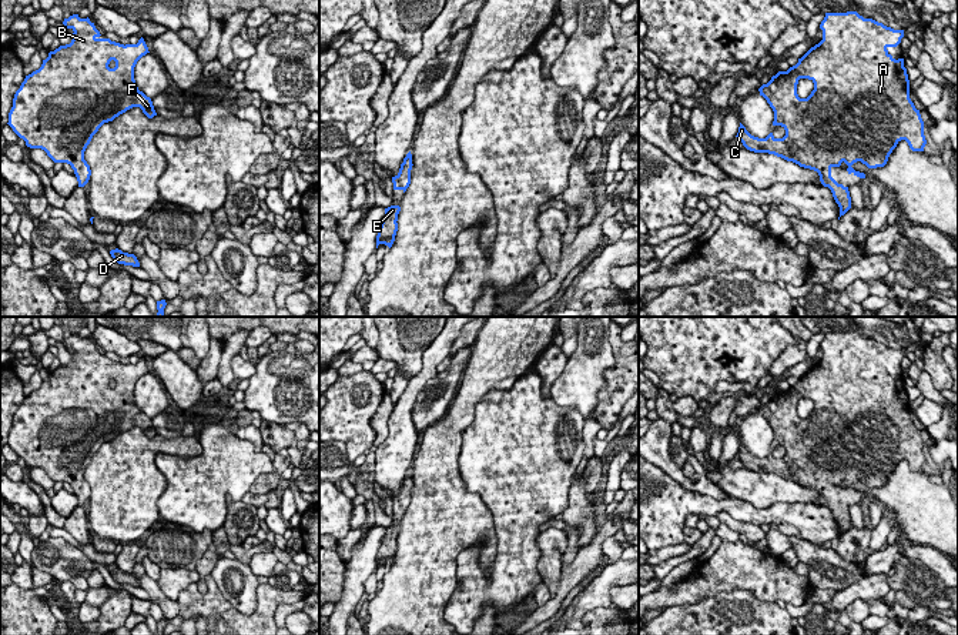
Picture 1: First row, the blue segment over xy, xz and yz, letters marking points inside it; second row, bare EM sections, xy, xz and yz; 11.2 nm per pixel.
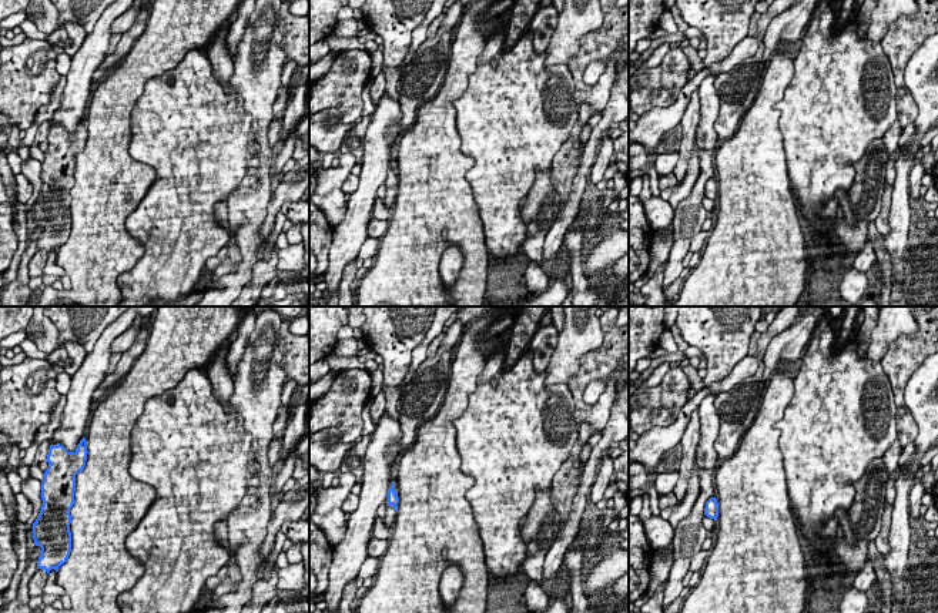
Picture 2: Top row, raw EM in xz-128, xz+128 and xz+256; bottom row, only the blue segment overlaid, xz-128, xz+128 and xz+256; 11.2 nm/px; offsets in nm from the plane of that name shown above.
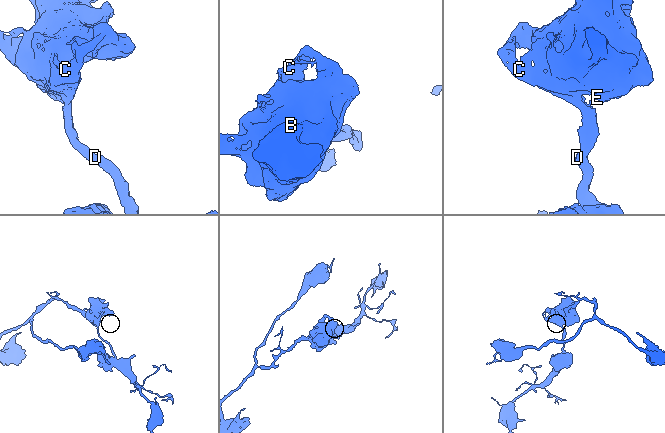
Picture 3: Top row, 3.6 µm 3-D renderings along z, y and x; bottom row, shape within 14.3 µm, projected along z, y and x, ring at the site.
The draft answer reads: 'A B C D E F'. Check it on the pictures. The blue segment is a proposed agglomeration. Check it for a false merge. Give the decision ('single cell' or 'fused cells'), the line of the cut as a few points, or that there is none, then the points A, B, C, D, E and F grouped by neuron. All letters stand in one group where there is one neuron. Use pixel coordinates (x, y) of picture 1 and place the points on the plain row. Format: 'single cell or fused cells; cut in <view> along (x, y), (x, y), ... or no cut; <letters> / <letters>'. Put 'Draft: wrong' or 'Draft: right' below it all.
single cell; no cut; A B C D E F
Draft: right

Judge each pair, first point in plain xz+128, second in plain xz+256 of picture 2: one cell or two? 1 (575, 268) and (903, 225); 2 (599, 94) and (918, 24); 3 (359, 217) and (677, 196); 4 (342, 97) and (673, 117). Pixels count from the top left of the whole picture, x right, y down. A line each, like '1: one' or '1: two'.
1: one
2: one
3: one
4: two

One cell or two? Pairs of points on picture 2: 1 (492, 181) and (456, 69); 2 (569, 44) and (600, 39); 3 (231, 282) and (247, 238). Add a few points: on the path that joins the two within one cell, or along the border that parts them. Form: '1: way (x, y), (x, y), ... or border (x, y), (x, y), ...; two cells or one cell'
1: border (476, 62), (466, 90), (454, 101), (455, 126); two cells
2: border (602, 20), (580, 40), (568, 66); two cells
3: way (243, 271), (247, 264), (247, 250); one cell

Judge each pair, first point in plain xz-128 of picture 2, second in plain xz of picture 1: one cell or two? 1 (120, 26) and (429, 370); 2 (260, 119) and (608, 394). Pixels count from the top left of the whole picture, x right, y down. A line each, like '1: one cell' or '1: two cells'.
1: two cells
2: two cells

